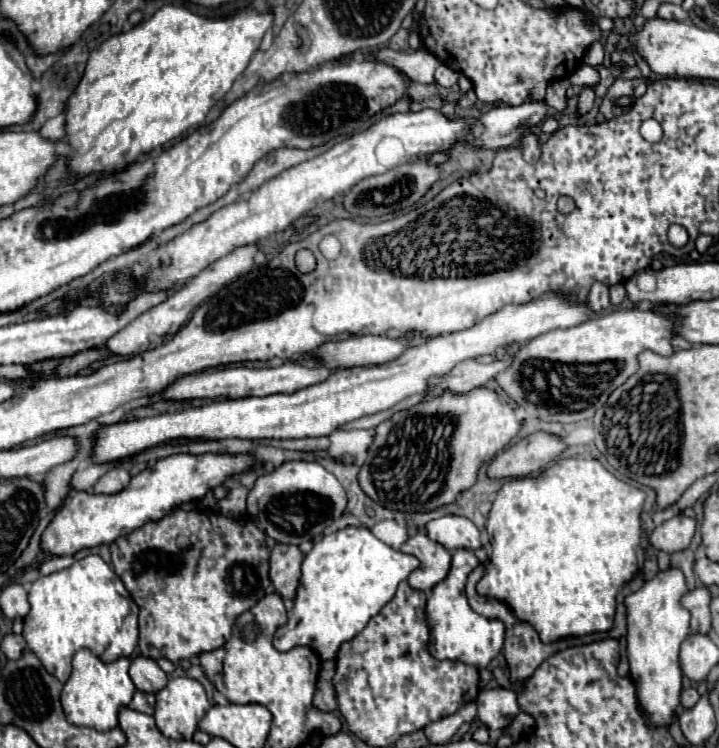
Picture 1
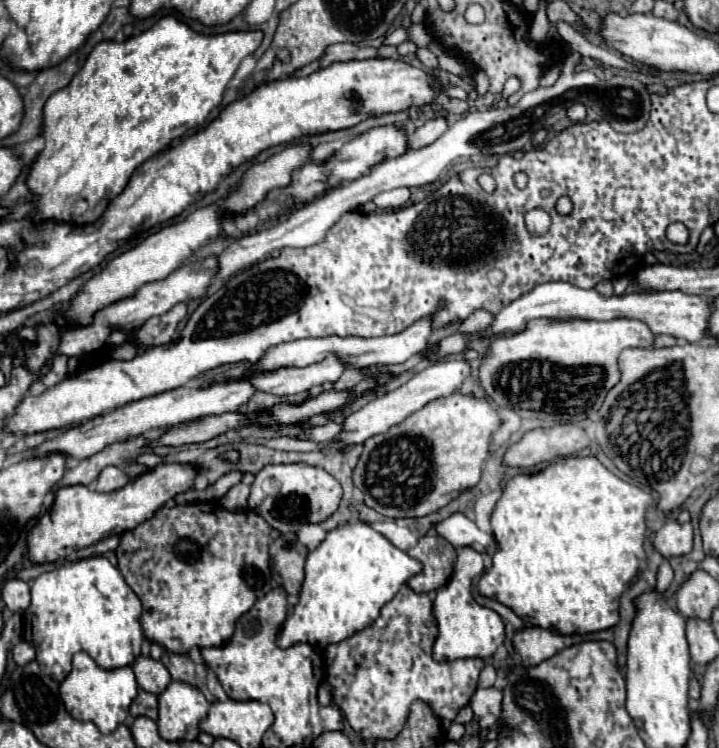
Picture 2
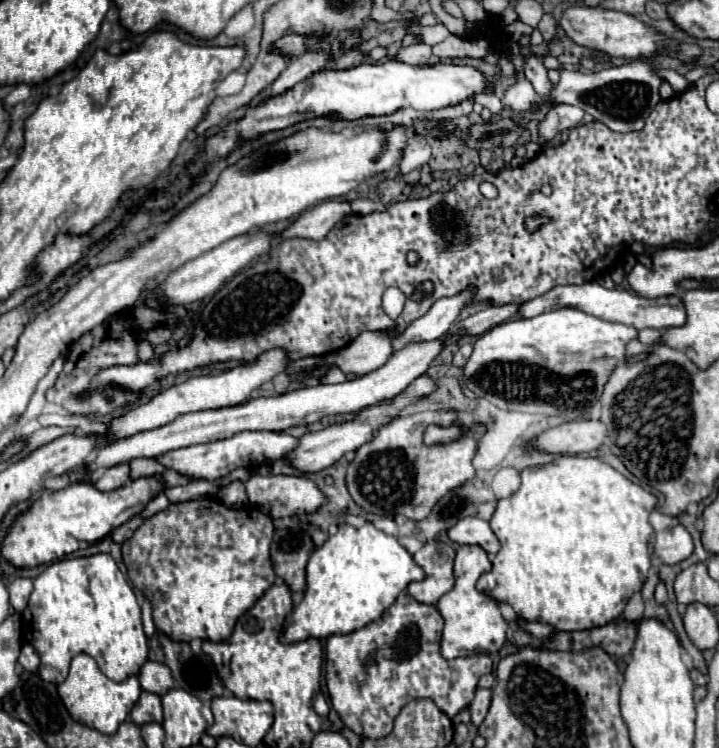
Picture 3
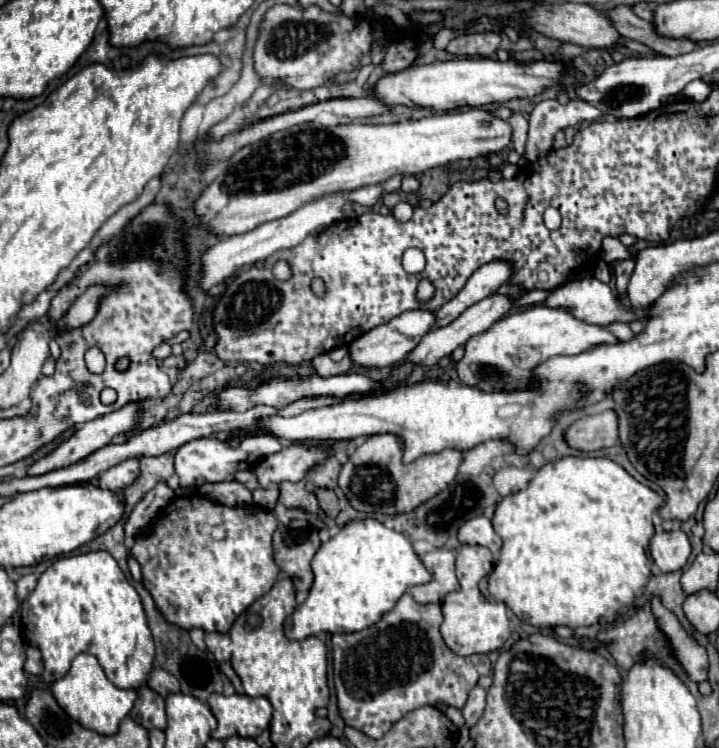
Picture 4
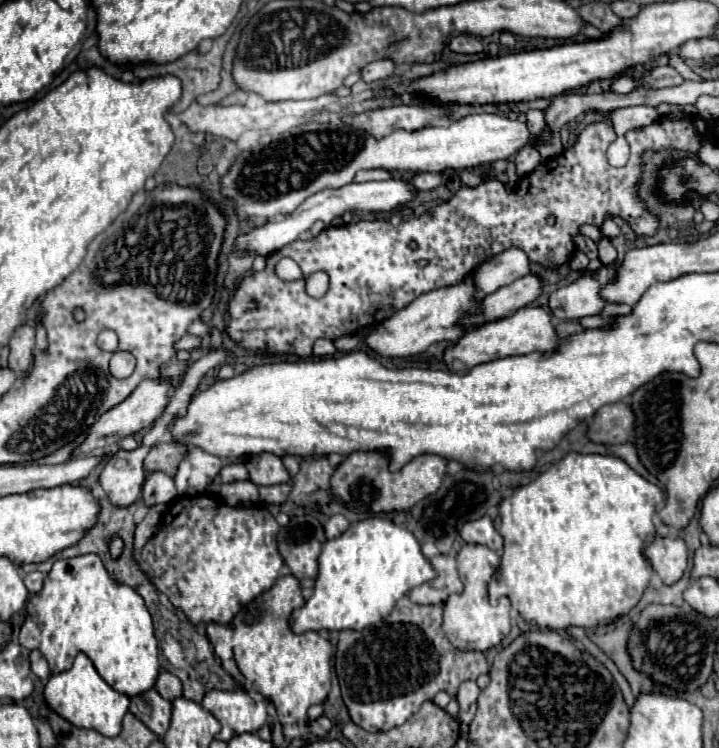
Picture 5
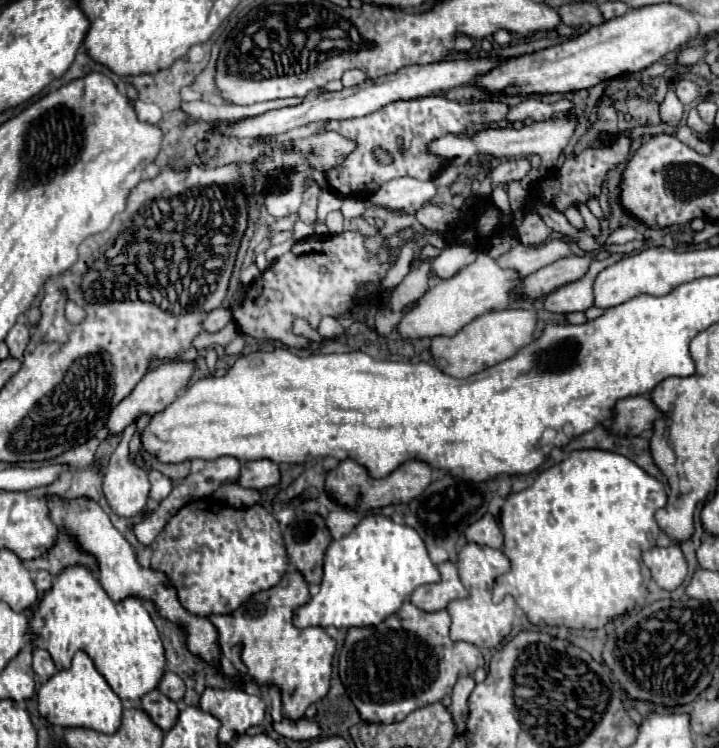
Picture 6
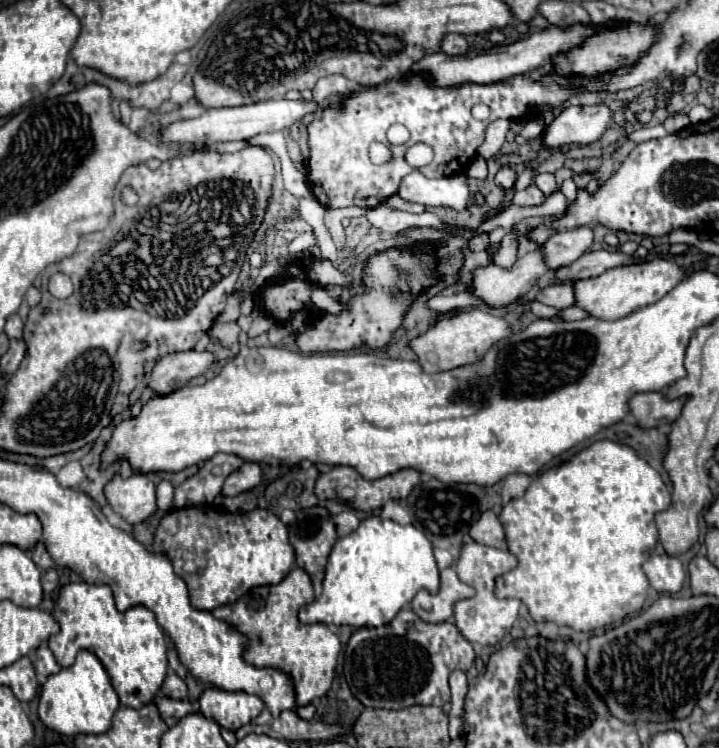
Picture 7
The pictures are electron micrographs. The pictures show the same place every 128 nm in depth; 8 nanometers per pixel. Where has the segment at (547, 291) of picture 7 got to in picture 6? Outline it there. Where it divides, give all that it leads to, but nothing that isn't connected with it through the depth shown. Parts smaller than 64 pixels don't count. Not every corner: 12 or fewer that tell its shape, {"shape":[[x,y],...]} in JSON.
{"shape":[[592,260],[590,270],[544,298],[552,314],[586,312],[594,306],[594,280],[612,264]]}

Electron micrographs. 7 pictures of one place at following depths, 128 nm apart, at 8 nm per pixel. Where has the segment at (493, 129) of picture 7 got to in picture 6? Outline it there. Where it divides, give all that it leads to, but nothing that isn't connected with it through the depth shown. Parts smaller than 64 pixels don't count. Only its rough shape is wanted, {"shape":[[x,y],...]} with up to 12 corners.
{"shape":[[522,100],[512,106],[506,120],[536,122],[550,120],[554,114],[568,114],[574,102]]}

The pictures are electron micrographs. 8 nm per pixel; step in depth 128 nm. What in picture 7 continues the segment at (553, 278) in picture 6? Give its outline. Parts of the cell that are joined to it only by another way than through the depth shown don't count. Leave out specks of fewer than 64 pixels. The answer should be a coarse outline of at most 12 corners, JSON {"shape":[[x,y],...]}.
{"shape":[[586,252],[554,270],[558,282],[576,282],[640,258],[618,252]]}

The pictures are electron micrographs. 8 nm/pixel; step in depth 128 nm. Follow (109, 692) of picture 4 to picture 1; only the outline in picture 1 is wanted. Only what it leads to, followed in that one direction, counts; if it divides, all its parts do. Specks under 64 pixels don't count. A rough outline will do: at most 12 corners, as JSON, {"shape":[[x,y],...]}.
{"shape":[[88,648],[62,688],[66,720],[100,732],[136,688],[130,658],[104,662]]}

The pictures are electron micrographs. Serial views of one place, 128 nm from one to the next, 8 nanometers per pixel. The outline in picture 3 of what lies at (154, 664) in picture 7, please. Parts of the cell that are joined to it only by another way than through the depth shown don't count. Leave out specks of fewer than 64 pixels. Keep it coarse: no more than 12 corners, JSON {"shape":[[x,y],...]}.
{"shape":[[110,554],[34,580],[23,642],[46,682],[92,656],[112,680],[148,658],[138,598]]}

